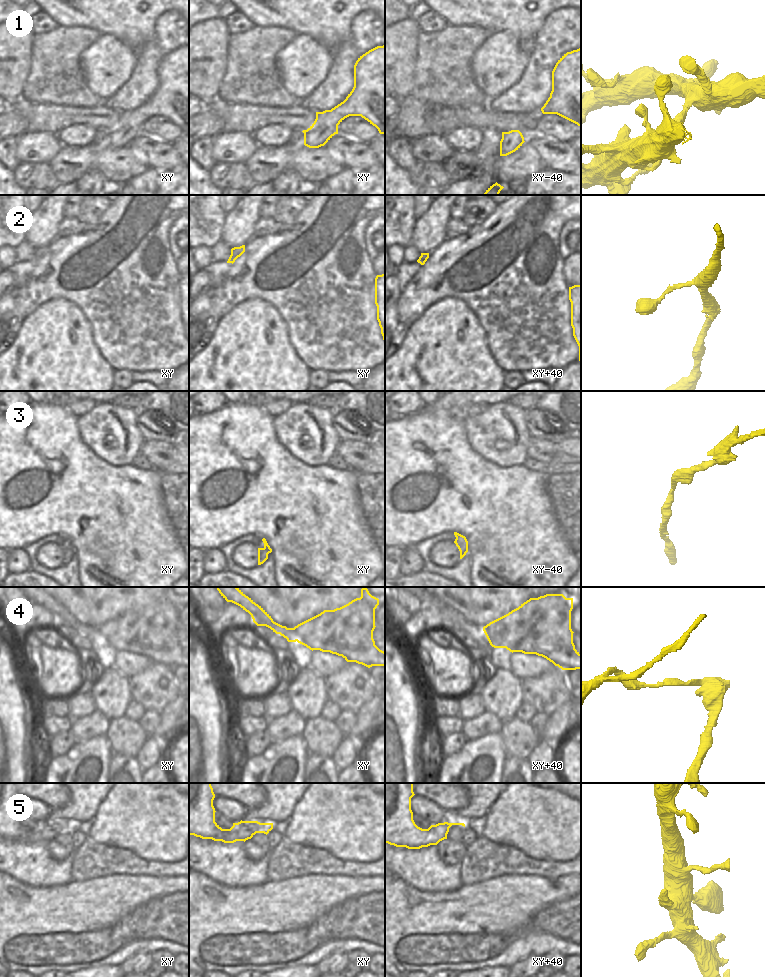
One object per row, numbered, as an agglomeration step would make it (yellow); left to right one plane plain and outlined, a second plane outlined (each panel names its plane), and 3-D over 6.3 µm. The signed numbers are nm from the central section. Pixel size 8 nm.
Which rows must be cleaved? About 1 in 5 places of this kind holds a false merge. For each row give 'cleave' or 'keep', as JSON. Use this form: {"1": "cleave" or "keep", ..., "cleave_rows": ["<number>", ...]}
{"1": "keep", "2": "keep", "3": "keep", "4": "cleave", "5": "keep", "cleave_rows": ["4"]}

